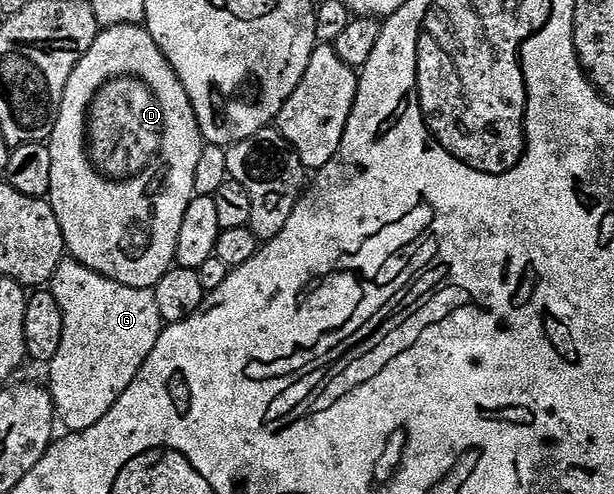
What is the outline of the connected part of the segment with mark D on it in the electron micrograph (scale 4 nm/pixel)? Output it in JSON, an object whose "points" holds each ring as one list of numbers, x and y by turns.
{"points":[[117,25,100,30,93,41,89,53,81,57,79,64,69,77,69,85,65,85,65,93,61,101,59,116,49,140,53,157,53,177,49,202,57,221,61,225,63,245,66,254,85,265,90,271,104,275,109,281,117,281,121,285,129,285,133,289,154,289,165,277,165,273,176,266,177,233,181,233,181,220,185,218,185,209,189,209,191,200,195,198,193,173,197,173,197,161,201,157,201,149,205,140,197,117,193,113,193,105,169,61,165,61,165,53,157,49,157,41,148,33,146,26]]}

